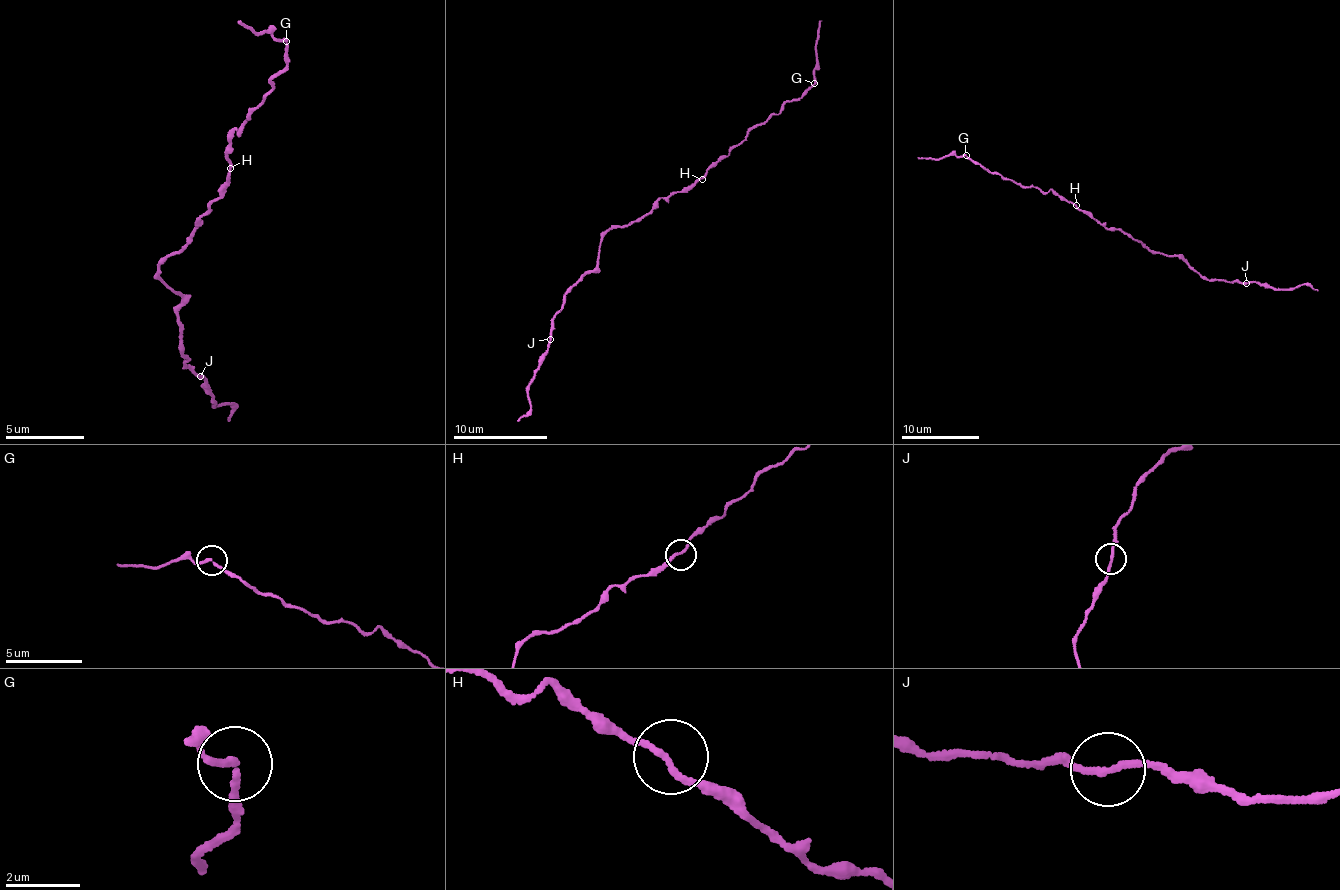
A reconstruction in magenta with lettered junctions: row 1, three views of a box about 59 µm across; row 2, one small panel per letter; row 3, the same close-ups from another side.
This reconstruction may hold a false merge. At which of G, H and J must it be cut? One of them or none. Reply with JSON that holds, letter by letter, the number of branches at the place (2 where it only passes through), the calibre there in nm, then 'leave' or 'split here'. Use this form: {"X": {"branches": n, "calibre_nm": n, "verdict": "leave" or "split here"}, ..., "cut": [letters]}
{"G": {"branches": 2, "calibre_nm": 160, "verdict": "leave"}, "H": {"branches": 2, "calibre_nm": 160, "verdict": "leave"}, "J": {"branches": 2, "calibre_nm": 160, "verdict": "leave"}, "cut": []}

